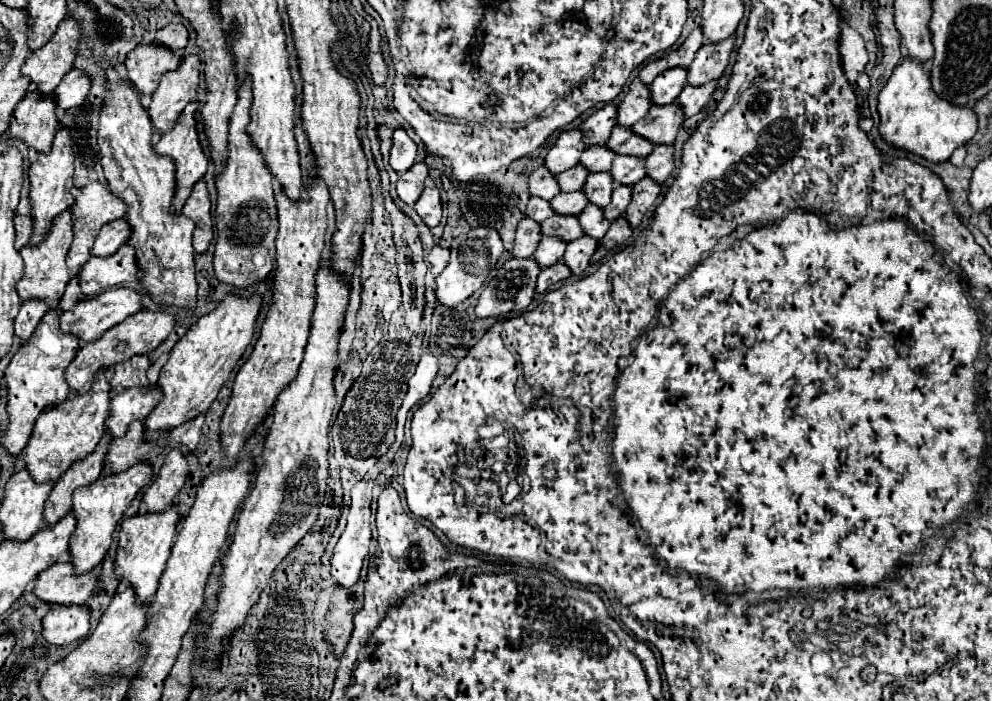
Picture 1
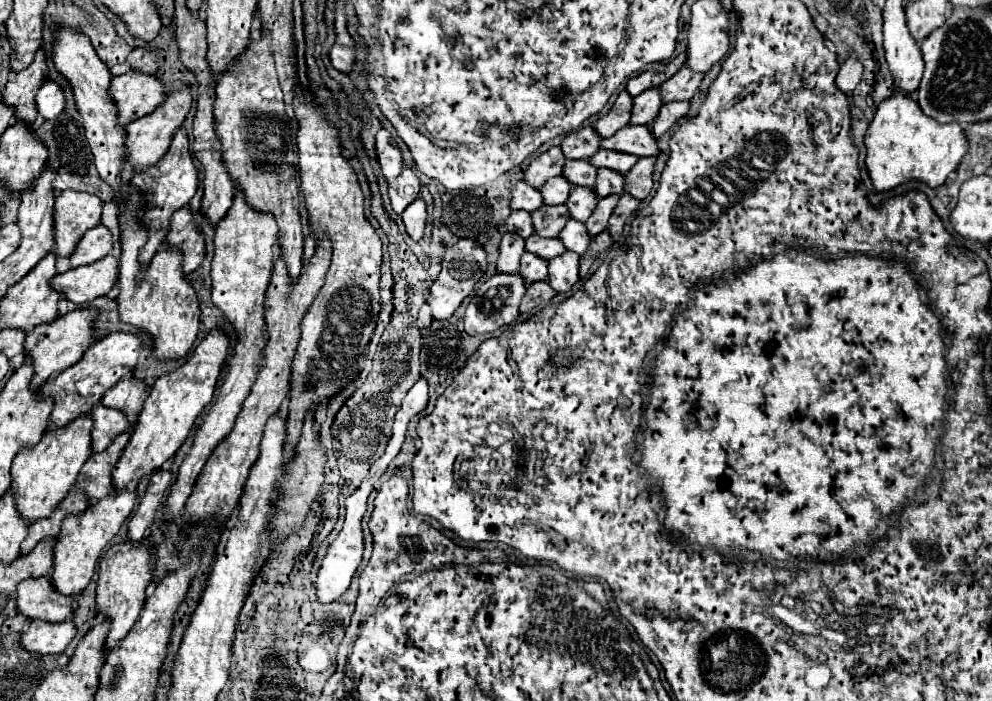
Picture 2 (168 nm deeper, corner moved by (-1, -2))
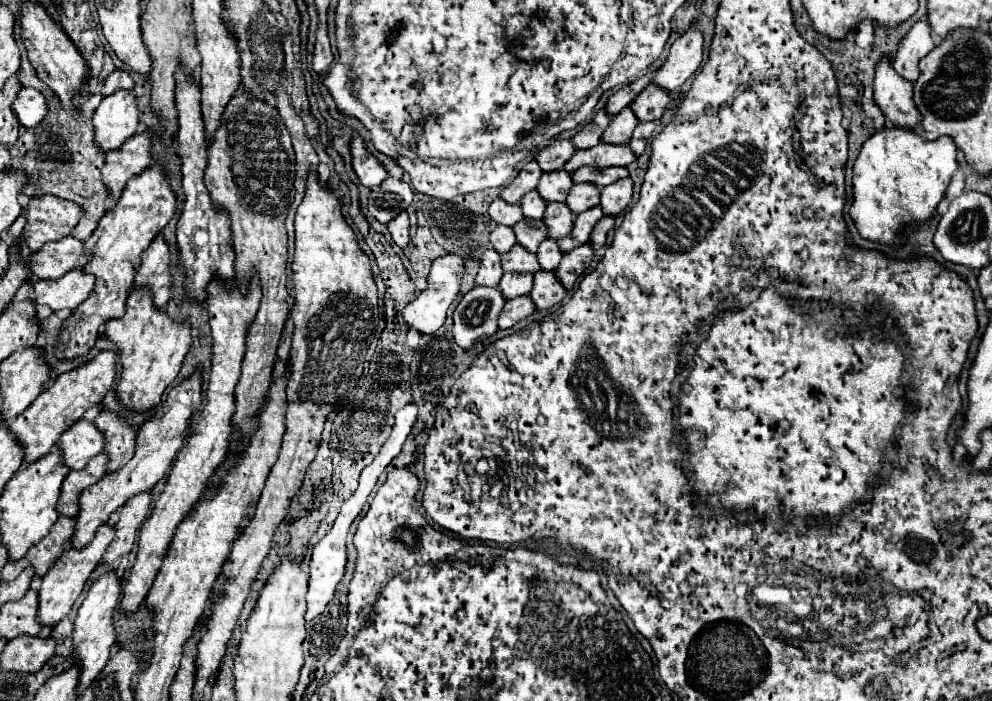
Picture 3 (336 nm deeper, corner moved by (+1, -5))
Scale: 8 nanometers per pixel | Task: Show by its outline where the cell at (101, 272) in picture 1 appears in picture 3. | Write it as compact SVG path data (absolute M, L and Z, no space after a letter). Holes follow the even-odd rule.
M81 269L65 273L55 281L35 281L35 303L49 305L53 311L77 309L89 297L93 285L93 275L81 273Z

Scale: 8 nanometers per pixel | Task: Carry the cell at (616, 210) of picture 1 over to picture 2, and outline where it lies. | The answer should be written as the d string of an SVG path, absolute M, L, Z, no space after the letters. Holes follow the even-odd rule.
M611 196L611 198L601 198L593 210L593 214L589 216L589 220L585 222L587 232L591 236L603 232L607 228L607 220L611 216L611 210L615 208L615 202L619 202L619 196Z

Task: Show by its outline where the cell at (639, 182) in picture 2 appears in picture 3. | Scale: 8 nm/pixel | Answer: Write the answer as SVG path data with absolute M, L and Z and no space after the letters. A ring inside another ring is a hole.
M625 177L613 185L601 189L601 207L605 215L617 215L627 209L633 197L633 179Z

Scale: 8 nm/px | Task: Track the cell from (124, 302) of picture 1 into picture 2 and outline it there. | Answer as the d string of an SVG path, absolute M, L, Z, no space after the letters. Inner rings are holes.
M73 310L65 316L55 318L55 322L47 326L37 326L35 330L27 332L25 336L25 356L31 358L33 362L33 380L31 380L31 390L37 390L43 382L47 382L53 374L73 366L75 362L81 360L83 352L95 342L93 340L93 320L97 316L97 310Z

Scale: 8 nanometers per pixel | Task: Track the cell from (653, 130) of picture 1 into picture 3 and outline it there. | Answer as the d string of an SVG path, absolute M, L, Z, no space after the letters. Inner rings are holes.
M599 143L593 149L583 149L573 155L573 159L565 165L565 171L573 173L575 169L583 165L593 165L593 167L611 167L611 165L621 165L627 167L637 159L633 149L629 145L605 145Z

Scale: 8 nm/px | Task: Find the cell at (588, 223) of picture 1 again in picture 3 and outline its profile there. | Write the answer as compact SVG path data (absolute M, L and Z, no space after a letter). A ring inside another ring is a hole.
M547 237L547 239L539 245L539 249L537 249L537 257L539 257L541 269L551 271L551 269L557 269L557 265L561 263L563 251L559 249L557 241L553 241L553 239L549 239L549 237Z

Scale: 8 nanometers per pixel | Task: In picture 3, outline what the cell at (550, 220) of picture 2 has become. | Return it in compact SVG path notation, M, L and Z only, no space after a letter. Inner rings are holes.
M523 219L513 229L517 235L517 243L521 243L531 253L535 253L539 249L541 241L545 239L545 223L541 219L537 219L537 221L525 221Z

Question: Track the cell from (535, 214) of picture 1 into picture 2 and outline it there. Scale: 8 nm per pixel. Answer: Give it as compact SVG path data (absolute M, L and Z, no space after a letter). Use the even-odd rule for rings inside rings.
M525 210L511 212L511 216L507 218L505 228L507 228L507 232L519 234L523 240L529 238L533 234L533 230L531 230L531 214L527 214Z

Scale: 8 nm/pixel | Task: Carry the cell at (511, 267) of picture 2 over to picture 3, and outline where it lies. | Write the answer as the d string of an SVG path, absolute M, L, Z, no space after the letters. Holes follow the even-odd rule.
M487 249L481 257L481 267L479 267L475 283L477 285L487 285L487 287L497 287L501 277L503 277L501 253L497 253L495 249Z

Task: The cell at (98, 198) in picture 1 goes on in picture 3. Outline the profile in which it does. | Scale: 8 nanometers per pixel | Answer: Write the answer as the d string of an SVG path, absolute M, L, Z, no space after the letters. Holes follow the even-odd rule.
M41 195L29 201L29 217L25 223L25 243L35 253L49 241L59 241L75 229L85 211L67 199Z

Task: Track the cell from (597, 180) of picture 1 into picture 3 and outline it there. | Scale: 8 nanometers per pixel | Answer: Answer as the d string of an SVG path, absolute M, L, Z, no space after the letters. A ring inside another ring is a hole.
M555 201L555 203L547 203L547 211L545 211L543 221L549 229L549 237L561 239L561 237L567 237L569 229L573 229L575 213L569 209L569 205Z

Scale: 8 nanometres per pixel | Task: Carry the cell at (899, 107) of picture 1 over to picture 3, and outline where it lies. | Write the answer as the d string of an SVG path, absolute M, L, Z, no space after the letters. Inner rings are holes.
M883 127L863 143L853 165L853 207L849 215L865 239L899 245L899 229L909 221L923 223L933 215L955 171L957 147L953 139L925 141L913 129Z

